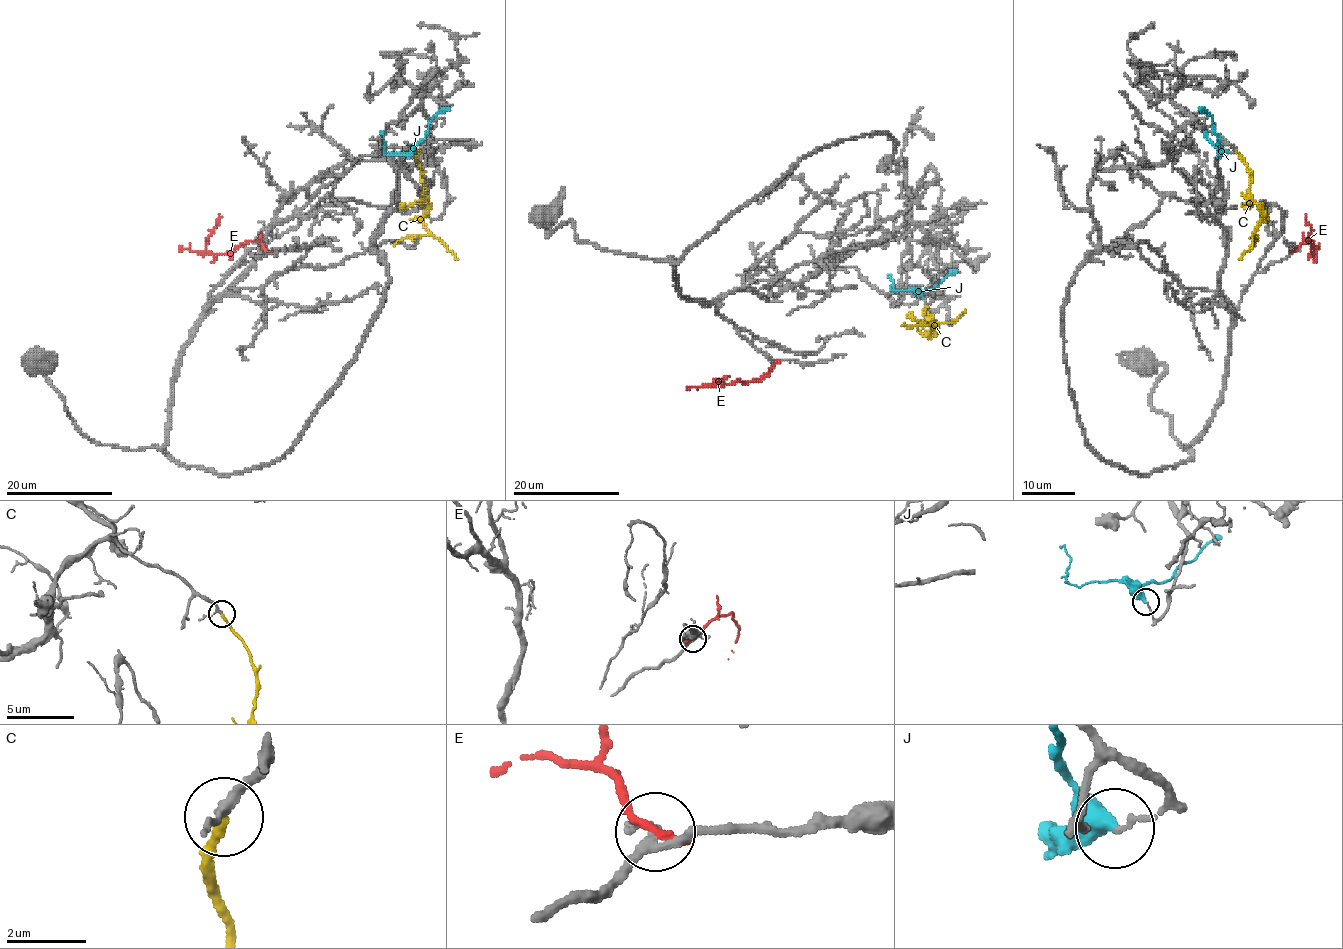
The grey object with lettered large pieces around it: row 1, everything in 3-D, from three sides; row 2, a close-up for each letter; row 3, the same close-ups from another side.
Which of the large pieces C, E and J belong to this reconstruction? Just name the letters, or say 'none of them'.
C

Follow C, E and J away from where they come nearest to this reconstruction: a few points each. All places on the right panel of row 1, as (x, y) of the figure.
C: (1237, 151), (1250, 176), (1249, 196), (1261, 209), (1251, 248), (1239, 258)
E: (1294, 250), (1308, 240), (1314, 254), (1314, 245), (1308, 236), (1311, 228), (1304, 214)
J: (1227, 153), (1213, 121), (1198, 107)

